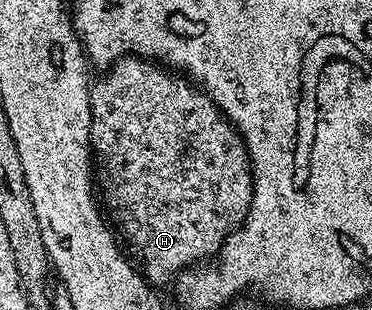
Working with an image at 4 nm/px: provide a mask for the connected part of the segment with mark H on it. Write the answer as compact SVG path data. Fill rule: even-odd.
M145 57L117 59L99 75L102 76L95 83L93 80L89 84L89 88L90 112L92 113L90 145L92 159L96 164L96 187L100 192L101 206L104 208L113 230L120 236L121 242L129 248L132 255L132 250L134 250L135 256L133 255L133 258L140 264L140 270L146 276L147 283L151 285L159 285L158 283L173 284L178 275L186 268L201 264L203 261L217 256L223 241L230 236L231 231L240 227L242 222L246 220L254 192L254 175L250 172L250 154L246 151L239 131L229 123L221 109L208 98L206 92L201 87L191 83L189 78L183 77L181 74Z

